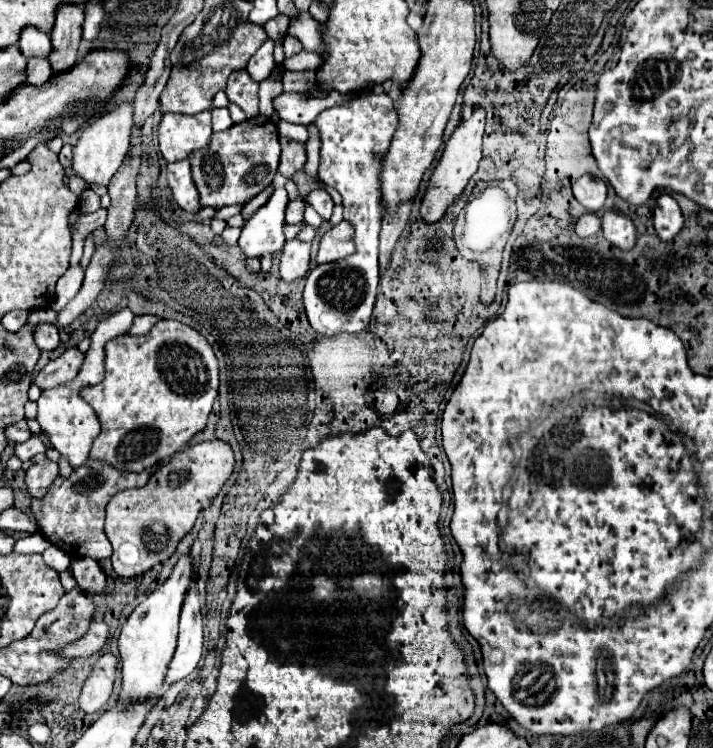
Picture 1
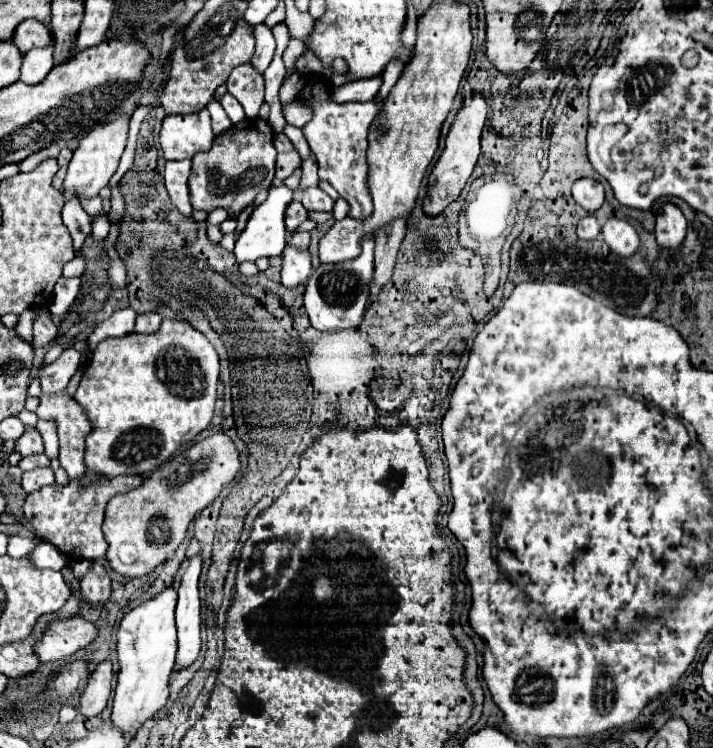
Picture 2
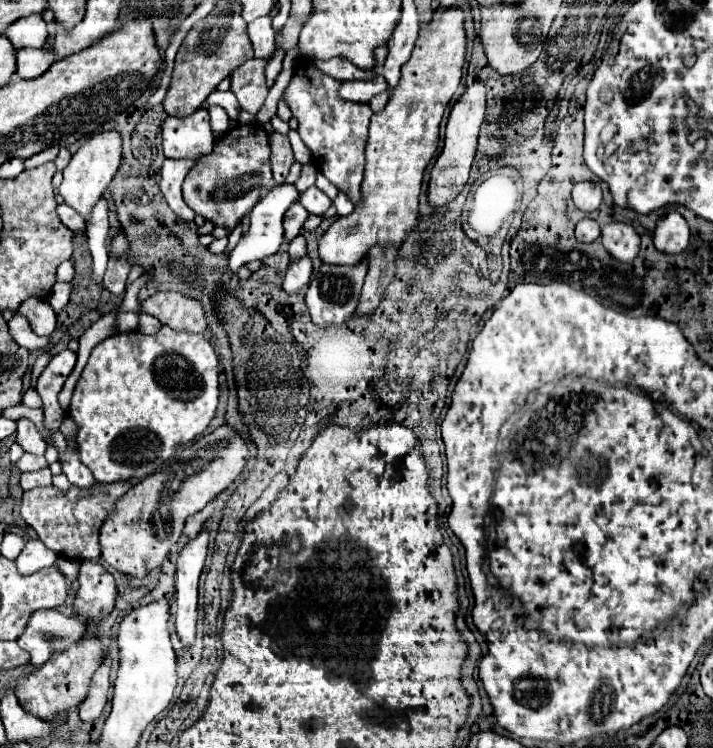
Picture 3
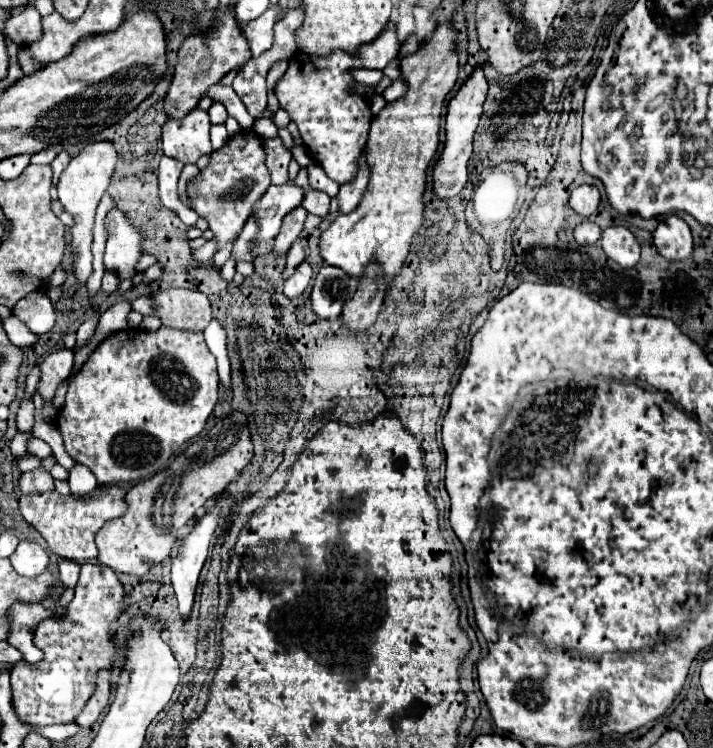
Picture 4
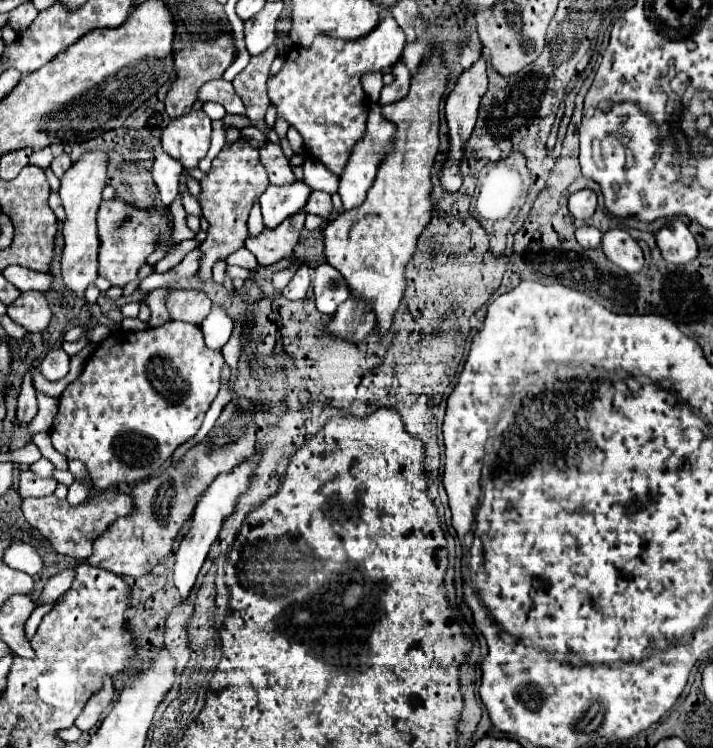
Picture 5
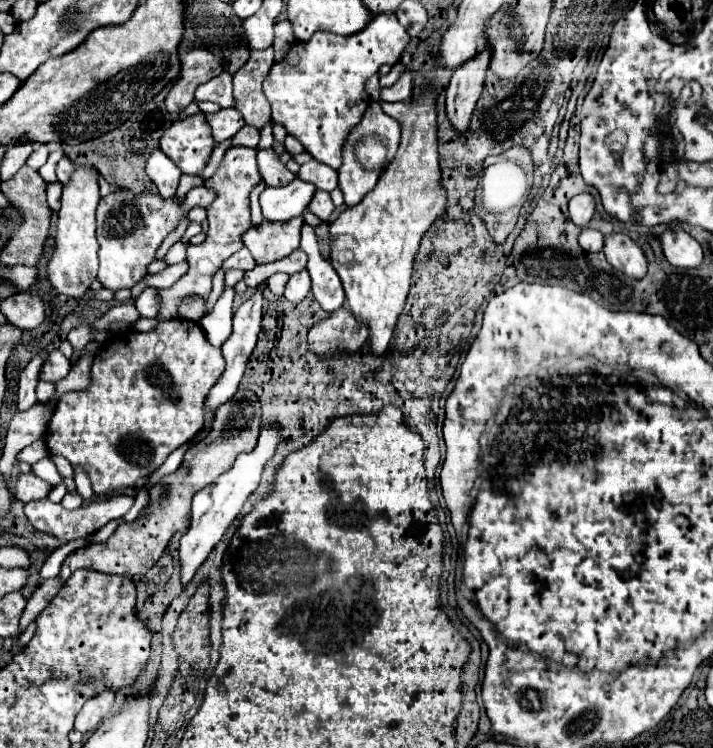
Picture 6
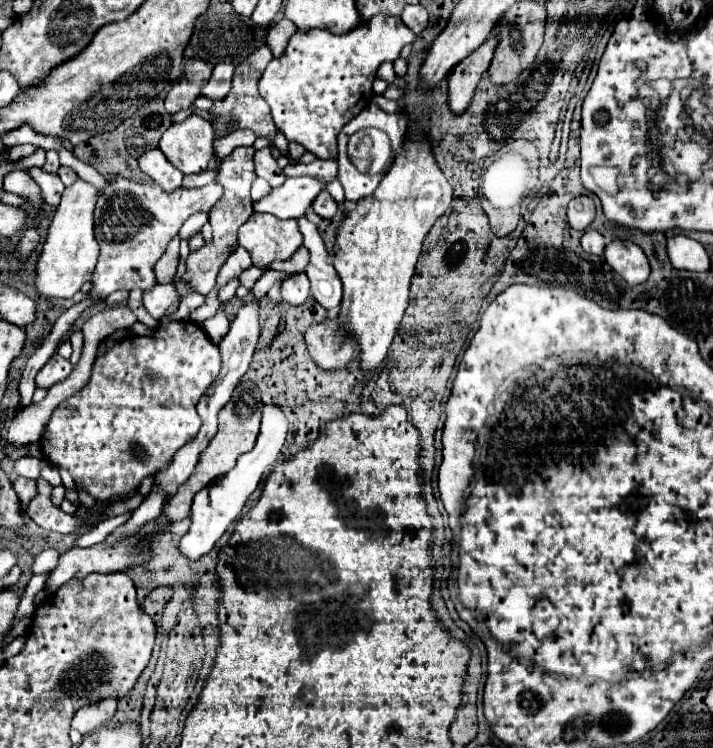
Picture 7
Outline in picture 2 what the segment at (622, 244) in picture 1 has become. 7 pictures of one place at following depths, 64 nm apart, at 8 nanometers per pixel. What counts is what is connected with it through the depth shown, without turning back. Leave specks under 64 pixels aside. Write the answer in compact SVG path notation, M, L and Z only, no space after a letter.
M618 218L606 220L606 224L602 226L602 240L608 244L612 252L624 258L630 258L640 246L638 232L626 220Z

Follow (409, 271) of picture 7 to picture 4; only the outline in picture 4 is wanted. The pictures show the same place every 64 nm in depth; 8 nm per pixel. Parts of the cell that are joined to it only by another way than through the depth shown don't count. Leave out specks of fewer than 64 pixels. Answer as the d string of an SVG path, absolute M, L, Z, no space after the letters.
M442 22L414 56L402 60L408 90L402 98L388 102L372 120L368 136L368 164L372 166L368 190L350 214L340 214L320 236L320 254L326 264L342 268L354 280L364 278L368 264L378 264L386 290L400 274L410 242L424 224L426 170L438 150L440 112L444 98L458 78L458 56L454 54L456 32Z

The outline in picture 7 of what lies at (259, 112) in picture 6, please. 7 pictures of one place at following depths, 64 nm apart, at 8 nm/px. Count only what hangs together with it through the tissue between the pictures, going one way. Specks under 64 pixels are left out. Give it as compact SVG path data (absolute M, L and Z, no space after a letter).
M262 46L258 48L254 54L250 54L240 66L236 66L236 72L234 72L234 78L232 78L232 88L230 92L222 98L222 100L216 100L214 106L210 108L210 114L212 114L212 128L214 128L214 136L220 138L226 134L226 130L230 128L230 122L228 118L234 118L234 126L236 130L252 130L256 136L262 136L262 138L268 138L270 144L274 142L274 136L278 132L278 128L274 126L274 120L270 116L270 108L268 104L260 98L258 94L258 80L266 68L266 64L272 60L272 52L268 46Z

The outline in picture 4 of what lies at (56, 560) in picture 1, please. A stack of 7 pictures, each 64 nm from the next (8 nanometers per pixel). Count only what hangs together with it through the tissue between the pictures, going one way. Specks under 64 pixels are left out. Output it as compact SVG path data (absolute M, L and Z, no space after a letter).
M20 542L8 560L20 574L24 574L28 578L36 578L36 576L40 576L40 572L46 570L50 558L48 558L46 550L40 548L38 544Z

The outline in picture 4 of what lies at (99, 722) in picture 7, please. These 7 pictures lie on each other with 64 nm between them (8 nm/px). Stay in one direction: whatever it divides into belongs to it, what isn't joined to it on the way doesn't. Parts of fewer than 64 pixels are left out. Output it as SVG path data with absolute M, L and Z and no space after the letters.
M102 670L98 674L98 688L96 692L92 694L92 698L86 702L84 710L80 712L80 716L76 718L76 724L82 726L82 728L90 728L98 716L102 714L102 710L108 706L110 702L110 672L108 670Z

